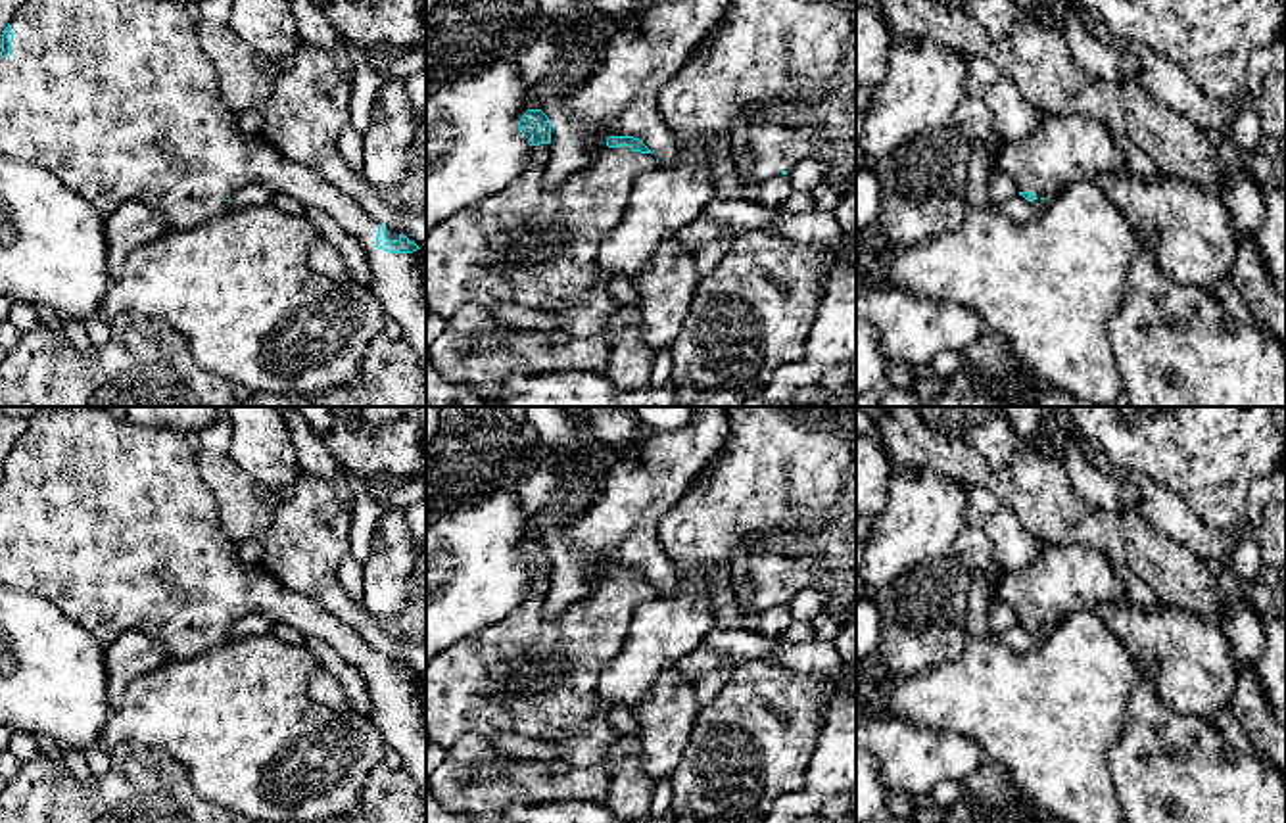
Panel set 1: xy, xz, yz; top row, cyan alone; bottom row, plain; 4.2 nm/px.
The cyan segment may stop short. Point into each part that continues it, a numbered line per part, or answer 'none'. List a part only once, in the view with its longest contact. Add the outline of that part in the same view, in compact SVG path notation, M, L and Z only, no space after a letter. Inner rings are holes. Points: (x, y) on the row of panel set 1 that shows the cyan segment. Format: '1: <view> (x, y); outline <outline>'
1: xy (116, 98); outline M27 0L10 21L13 40L6 58L0 58L0 153L19 161L31 161L48 169L69 190L84 198L104 219L125 201L138 201L159 211L171 230L188 230L207 219L228 211L228 200L242 188L257 184L273 194L288 194L305 209L319 207L328 213L347 234L359 240L370 269L370 288L380 299L388 318L401 326L403 338L417 355L422 382L426 386L426 288L420 276L420 259L417 253L390 253L376 247L380 223L374 221L349 196L328 184L317 171L286 159L276 148L265 144L259 136L244 134L236 125L236 115L221 102L217 88L217 73L209 58L200 50L196 23L175 0Z

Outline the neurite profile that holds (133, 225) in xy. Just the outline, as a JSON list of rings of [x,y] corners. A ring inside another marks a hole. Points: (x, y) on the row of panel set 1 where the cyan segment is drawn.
[[[138,201],[121,203],[104,219],[107,246],[107,274],[115,280],[132,251],[171,232],[167,219]]]

